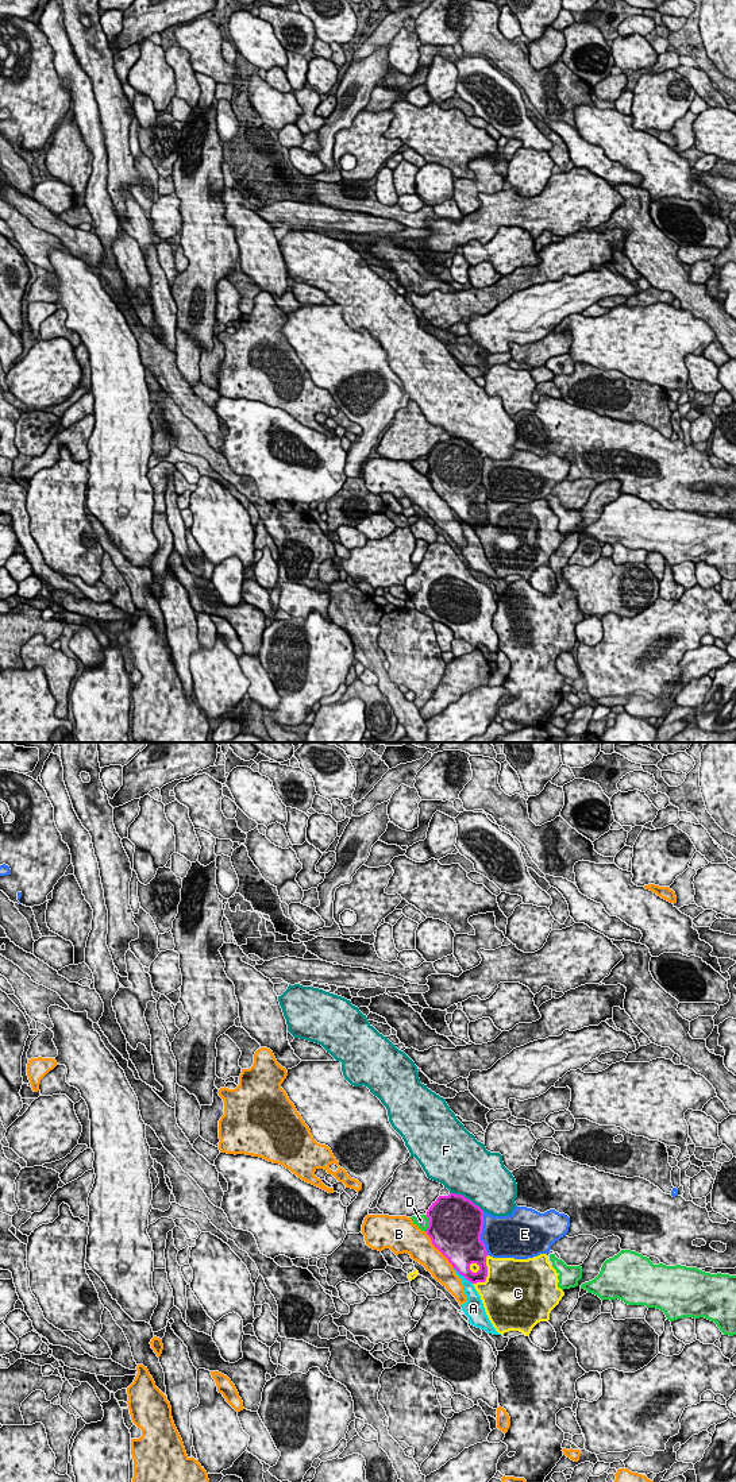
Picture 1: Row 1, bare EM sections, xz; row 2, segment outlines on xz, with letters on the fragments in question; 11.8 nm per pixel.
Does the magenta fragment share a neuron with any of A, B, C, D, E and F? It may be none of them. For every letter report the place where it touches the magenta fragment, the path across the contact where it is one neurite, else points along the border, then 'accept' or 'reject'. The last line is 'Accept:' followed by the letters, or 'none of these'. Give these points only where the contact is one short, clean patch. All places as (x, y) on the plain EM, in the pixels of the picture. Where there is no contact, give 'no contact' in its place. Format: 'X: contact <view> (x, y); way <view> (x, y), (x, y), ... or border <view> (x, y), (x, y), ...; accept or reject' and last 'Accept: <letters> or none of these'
A: contact xz (463, 520); accept
B: contact xz (438, 493); reject
C: contact xz (486, 518); reject
D: contact xz (430, 467); reject
E: contact xz (480, 478); reject
F: contact xz (467, 443); reject
Accept: A

